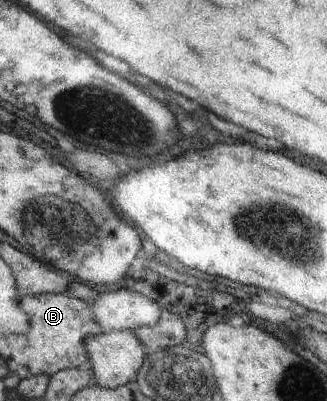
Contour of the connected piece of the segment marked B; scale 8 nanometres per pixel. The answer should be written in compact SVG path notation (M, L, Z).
M45 293L23 295L18 304L30 316L31 348L27 348L25 366L31 374L55 375L65 369L85 367L90 355L85 340L90 336L105 332L94 317L91 304L67 293Z

